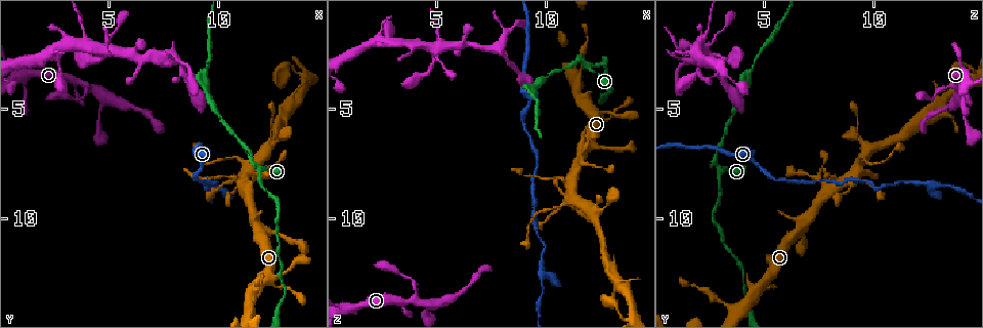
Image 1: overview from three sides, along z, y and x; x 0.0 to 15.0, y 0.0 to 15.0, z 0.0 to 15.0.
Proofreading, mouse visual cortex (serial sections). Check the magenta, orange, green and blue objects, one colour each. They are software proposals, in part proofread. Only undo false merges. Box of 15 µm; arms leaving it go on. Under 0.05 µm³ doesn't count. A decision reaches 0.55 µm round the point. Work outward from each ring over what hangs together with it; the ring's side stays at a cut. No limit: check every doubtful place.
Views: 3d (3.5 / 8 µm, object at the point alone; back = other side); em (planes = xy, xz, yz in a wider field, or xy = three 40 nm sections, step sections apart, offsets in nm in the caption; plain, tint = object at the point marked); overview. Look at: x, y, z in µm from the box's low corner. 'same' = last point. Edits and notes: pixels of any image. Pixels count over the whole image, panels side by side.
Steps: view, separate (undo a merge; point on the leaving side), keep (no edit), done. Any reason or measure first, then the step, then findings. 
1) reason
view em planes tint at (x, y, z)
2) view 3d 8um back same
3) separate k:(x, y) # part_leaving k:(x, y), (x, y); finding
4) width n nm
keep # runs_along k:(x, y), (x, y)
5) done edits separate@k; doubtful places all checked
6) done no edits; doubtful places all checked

arms part here
view 3d 3.5um at (12.0, 7.7, 3.0)

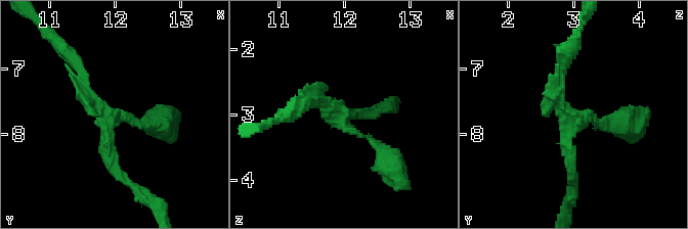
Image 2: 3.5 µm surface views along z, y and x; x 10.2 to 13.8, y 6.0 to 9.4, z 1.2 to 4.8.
view em xy step 2 tint at (11.95, 7.75, 3.00)

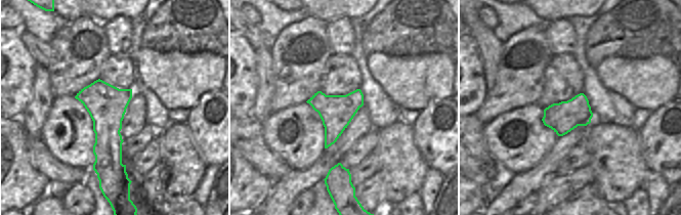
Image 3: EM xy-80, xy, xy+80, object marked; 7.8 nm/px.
view em planes tint same

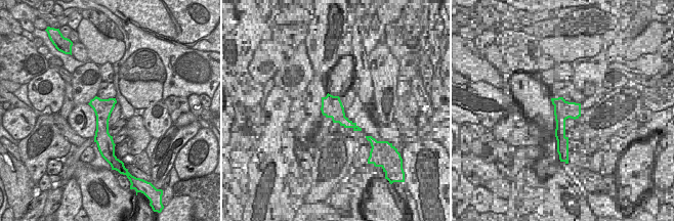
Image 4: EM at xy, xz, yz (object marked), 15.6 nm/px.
width 280 nm
keep # runs_along 2:(157, 124), (110, 118), (75, 61); one cell here

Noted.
thick turns thin
view 3d 3.5um at (9.5, 3.4, 4.3)

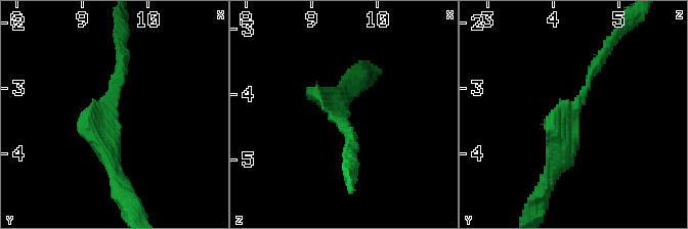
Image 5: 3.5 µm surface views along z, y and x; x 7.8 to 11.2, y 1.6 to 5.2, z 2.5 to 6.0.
arm_widths 150, 200 nm; need the tissue
view em xy step 2 tint at (9.45, 3.50, 4.35)

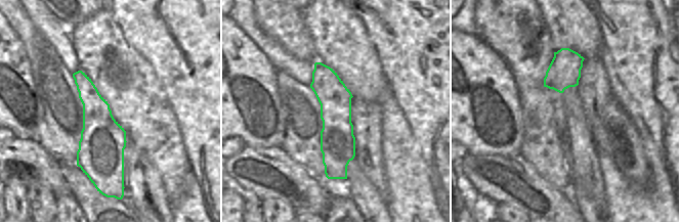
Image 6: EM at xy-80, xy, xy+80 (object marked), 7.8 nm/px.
keep # one cell here

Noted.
thick turns thin
view 3d 3.5um at (11.1, 7.3, 9.3)

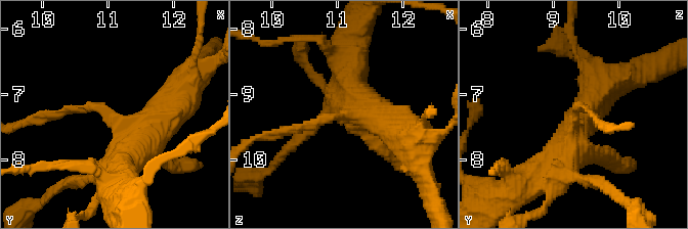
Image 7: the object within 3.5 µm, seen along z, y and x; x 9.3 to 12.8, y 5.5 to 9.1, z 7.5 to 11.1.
arm_widths 100, 500 nm
keep # one cell here

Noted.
done no edits; doubtful places all checked

